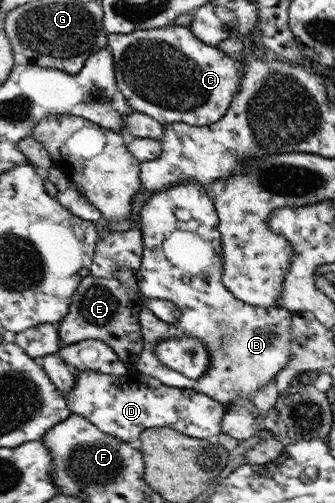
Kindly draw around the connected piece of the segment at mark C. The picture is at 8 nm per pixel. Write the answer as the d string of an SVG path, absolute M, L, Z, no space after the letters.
M174 25L129 34L109 35L109 50L121 93L130 103L131 111L145 113L163 125L183 122L192 126L210 126L224 118L241 86L240 58L228 56L213 44L203 43L188 26Z

